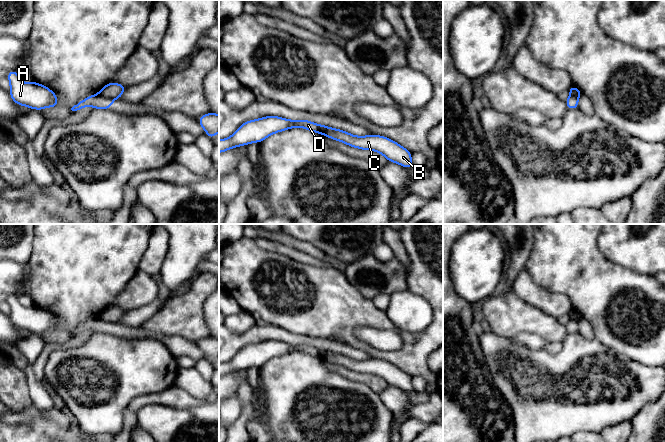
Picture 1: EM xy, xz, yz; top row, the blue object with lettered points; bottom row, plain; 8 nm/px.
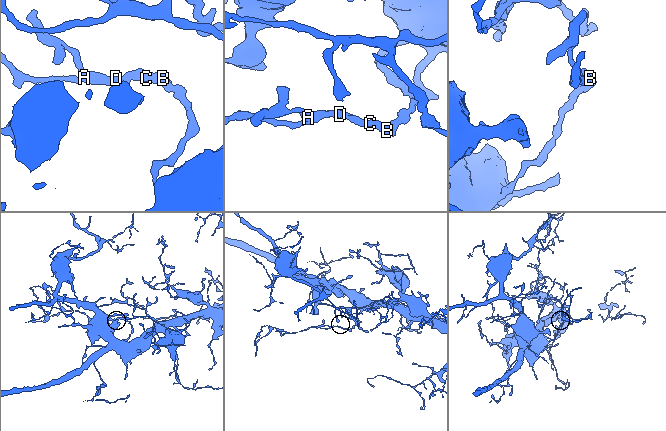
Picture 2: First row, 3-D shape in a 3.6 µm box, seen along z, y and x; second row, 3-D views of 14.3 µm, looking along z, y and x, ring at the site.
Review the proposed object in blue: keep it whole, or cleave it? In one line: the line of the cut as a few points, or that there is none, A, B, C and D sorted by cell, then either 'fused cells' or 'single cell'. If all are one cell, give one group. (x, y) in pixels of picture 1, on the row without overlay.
xy (98, 317), (113, 323) | A D / B C | fused cells

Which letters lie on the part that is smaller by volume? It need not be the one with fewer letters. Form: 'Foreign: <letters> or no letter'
Foreign: A, D

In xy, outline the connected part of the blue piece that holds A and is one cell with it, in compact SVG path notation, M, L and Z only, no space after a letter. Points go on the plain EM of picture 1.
M16 294L10 295L6 301L10 305L10 320L16 328L37 334L58 330L57 319L48 311L35 305L24 307Z

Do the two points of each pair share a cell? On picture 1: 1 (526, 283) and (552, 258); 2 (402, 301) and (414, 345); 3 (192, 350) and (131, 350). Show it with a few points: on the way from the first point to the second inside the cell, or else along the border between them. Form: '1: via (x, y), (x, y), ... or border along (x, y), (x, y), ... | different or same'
1: border along (524, 268), (534, 282), (550, 291) | different
2: border along (390, 319), (410, 332), (420, 332), (431, 322) | different
3: border along (148, 337), (159, 340), (176, 358) | different

